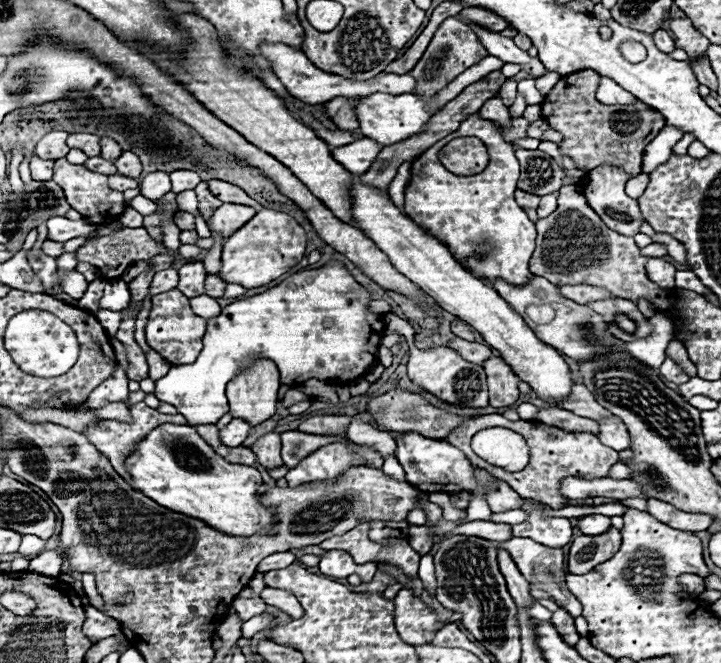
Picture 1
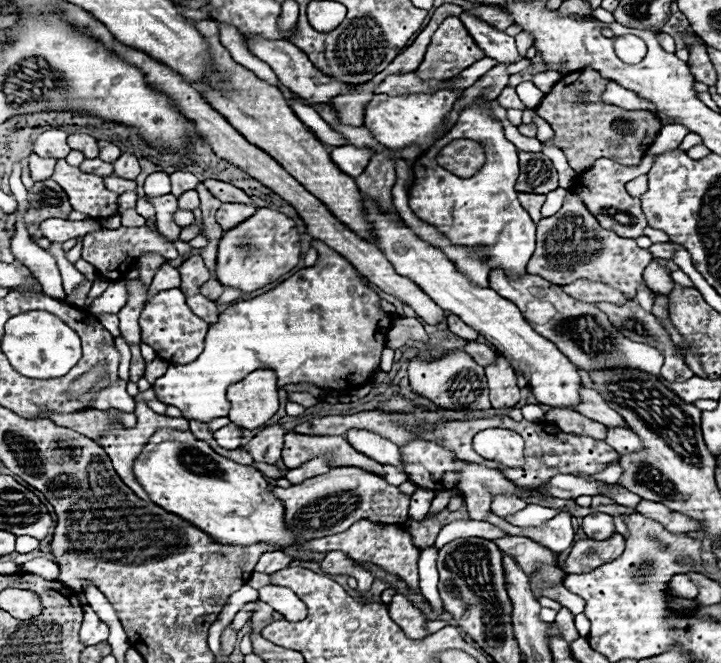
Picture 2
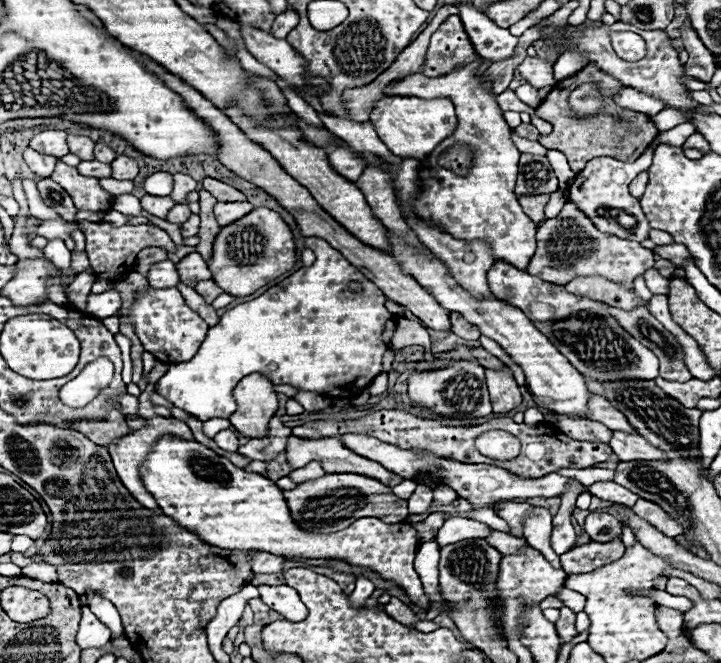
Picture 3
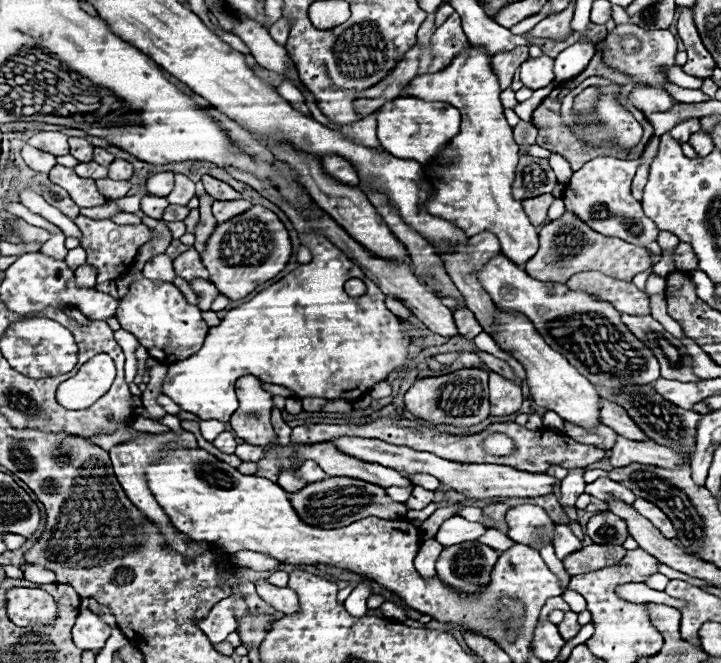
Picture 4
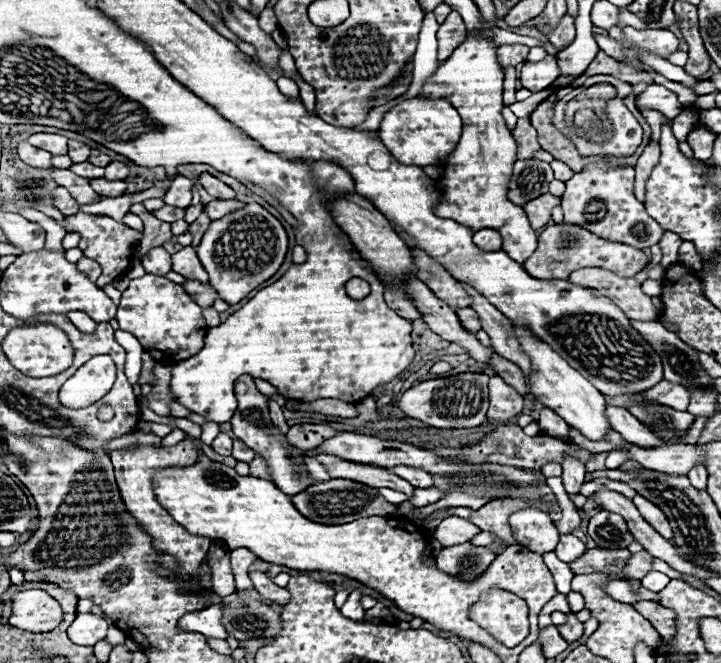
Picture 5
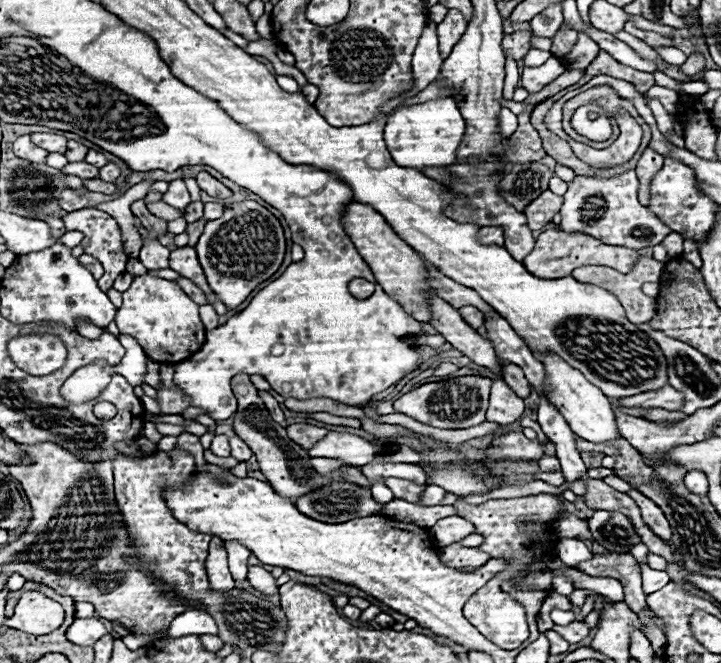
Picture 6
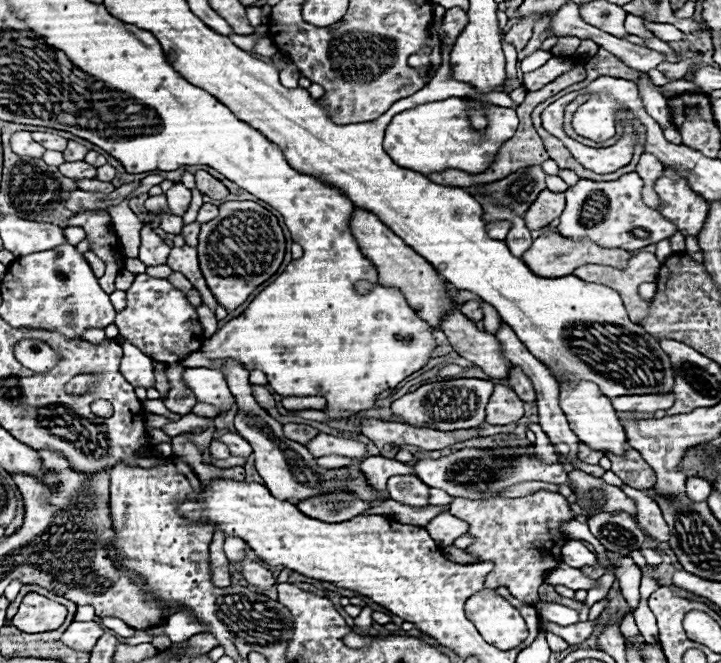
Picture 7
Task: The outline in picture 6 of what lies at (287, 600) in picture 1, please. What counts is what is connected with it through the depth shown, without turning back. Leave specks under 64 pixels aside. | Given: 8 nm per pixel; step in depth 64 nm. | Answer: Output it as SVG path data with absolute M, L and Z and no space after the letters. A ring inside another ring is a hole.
M248 566L248 582L262 594L278 592L278 584L276 584L274 576L260 566Z

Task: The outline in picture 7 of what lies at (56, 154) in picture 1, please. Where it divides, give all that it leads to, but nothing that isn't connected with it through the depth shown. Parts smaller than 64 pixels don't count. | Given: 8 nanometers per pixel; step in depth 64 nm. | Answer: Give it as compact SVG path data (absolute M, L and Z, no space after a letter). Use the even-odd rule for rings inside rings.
M32 132L32 138L34 138L38 144L42 144L46 150L64 152L64 148L66 148L66 138L56 136L56 134L50 134L50 132Z

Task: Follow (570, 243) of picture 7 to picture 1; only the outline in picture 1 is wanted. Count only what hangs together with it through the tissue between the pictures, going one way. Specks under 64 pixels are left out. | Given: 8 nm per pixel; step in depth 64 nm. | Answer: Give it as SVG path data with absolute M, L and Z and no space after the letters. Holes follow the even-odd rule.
M576 184L562 186L558 208L546 218L540 218L536 222L538 238L536 238L536 250L530 258L530 272L536 276L542 276L550 280L552 284L598 284L602 288L610 288L610 292L616 292L618 298L634 300L648 298L654 308L668 318L676 320L678 310L674 308L674 292L676 290L662 290L646 276L646 256L640 254L640 248L636 246L634 238L622 236L596 216L596 212L586 204L586 198L582 196L582 188Z

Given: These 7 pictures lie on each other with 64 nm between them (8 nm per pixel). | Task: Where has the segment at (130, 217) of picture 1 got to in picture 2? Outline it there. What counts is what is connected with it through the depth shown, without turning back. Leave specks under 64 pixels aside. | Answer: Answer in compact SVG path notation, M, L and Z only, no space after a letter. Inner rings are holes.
M135 209L121 213L122 225L126 227L140 227L146 225L146 219L139 215Z

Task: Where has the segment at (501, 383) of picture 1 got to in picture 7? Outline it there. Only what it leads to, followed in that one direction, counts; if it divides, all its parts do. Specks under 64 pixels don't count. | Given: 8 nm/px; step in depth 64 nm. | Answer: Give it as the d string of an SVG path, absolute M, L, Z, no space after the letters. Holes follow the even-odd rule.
M496 384L486 406L486 422L488 424L510 424L518 422L524 416L524 402L514 394L512 388Z

